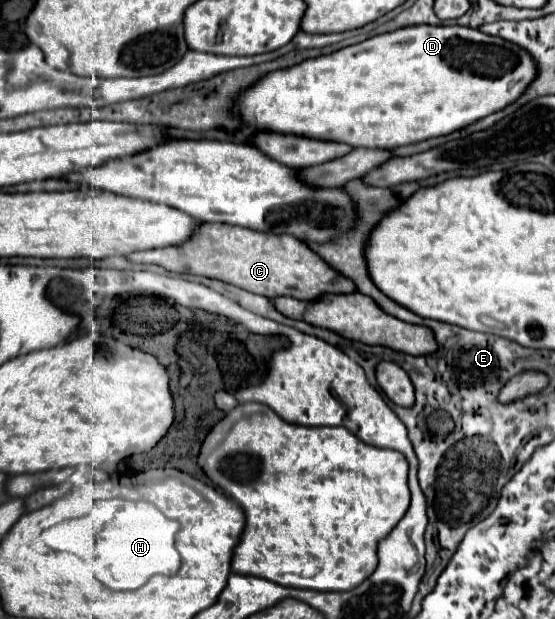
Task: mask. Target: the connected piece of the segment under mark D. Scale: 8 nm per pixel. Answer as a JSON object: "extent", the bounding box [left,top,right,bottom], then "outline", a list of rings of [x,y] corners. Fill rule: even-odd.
{"extent":[236,26,538,148],"outline":[[[406,26],[378,34],[334,54],[304,60],[288,70],[264,76],[236,102],[236,114],[244,124],[266,132],[312,136],[318,140],[346,142],[354,148],[398,148],[462,130],[516,102],[528,84],[536,80],[538,68],[532,56],[498,36],[466,26]]]}

